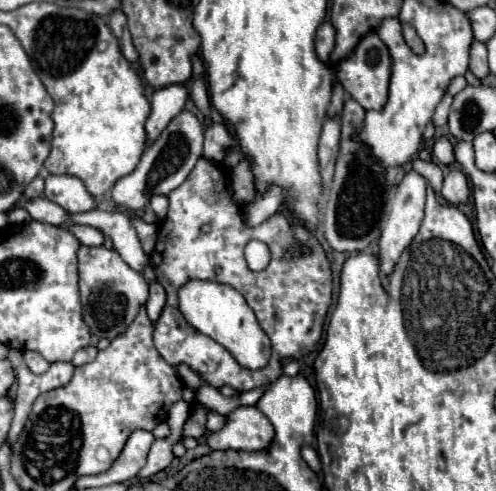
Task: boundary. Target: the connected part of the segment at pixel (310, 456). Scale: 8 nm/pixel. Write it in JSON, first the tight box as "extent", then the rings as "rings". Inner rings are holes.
{"extent":[302,445,320,473],"rings":[[[304,445],[302,447],[302,457],[304,457],[304,461],[318,473],[320,471],[320,459],[318,459],[318,453],[310,447],[310,445]]]}

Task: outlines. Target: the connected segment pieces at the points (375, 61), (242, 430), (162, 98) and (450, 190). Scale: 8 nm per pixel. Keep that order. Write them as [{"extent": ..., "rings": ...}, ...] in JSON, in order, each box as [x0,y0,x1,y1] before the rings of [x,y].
[{"extent":[338,31,390,109],"rings":[[[372,31],[360,39],[356,45],[356,53],[352,53],[348,59],[344,59],[338,65],[338,81],[344,85],[344,89],[356,99],[364,109],[382,109],[388,99],[388,81],[390,81],[390,55],[386,45],[380,41],[380,37]]]},{"extent":[208,407,274,451],"rings":[[[238,407],[228,415],[222,431],[208,435],[208,445],[218,451],[266,451],[272,447],[274,427],[256,407]]]},{"extent":[146,85,188,143],"rings":[[[184,85],[162,87],[150,95],[152,113],[146,121],[148,143],[152,143],[162,133],[162,129],[184,109],[186,99],[188,99],[188,91]]]},{"extent":[442,169,470,205],"rings":[[[450,169],[444,177],[444,187],[442,187],[442,197],[450,205],[466,203],[470,197],[470,185],[466,175],[460,169]]]}]

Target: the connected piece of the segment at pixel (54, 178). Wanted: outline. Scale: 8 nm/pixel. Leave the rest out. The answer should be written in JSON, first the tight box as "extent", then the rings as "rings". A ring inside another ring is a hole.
{"extent":[44,175,96,213],"rings":[[[50,175],[46,179],[44,197],[58,203],[70,213],[86,213],[96,209],[96,199],[88,195],[84,183],[72,175]]]}

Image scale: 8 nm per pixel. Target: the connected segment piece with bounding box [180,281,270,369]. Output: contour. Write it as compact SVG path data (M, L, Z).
M188 281L180 289L180 311L192 327L224 345L244 367L256 369L268 363L270 339L264 335L254 317L254 311L236 289L214 281Z

